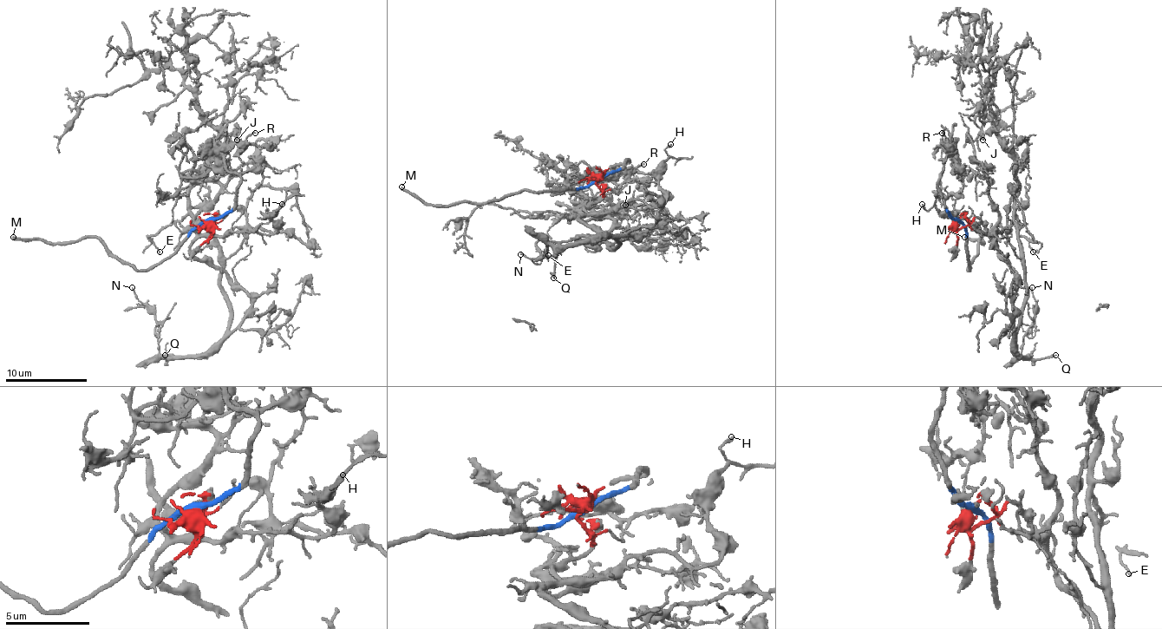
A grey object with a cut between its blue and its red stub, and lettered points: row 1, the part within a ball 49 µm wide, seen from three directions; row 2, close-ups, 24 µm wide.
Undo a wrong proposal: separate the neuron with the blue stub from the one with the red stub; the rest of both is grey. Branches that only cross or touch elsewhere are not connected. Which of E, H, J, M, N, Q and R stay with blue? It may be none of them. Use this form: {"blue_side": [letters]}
{"blue_side": ["M", "R"]}

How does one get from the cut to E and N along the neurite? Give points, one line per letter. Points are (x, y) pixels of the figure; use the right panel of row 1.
E: (956, 219), (964, 228), (976, 218), (1017, 277), (1013, 330), (1025, 298), (1015, 216), (1017, 234), (1033, 252)
N: (956, 219), (964, 228), (976, 218), (1017, 277), (1011, 295), (1013, 346), (1023, 357), (1035, 301), (1031, 287)

